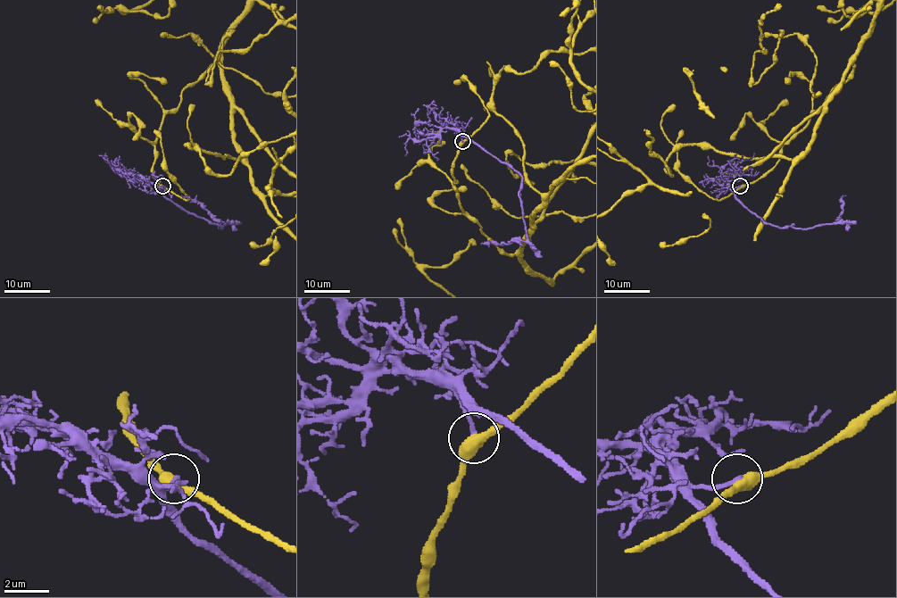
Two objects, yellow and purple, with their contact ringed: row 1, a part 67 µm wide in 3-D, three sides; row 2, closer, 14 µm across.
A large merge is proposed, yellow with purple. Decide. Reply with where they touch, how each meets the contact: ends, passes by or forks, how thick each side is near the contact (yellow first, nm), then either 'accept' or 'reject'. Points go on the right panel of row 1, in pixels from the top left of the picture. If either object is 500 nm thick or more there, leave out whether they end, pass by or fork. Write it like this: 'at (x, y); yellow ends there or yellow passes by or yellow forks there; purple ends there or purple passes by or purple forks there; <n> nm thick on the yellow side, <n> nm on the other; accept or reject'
at (740, 186); yellow passes by; purple ends there; 460 nm thick on the yellow side, 200 nm on the other; reject

